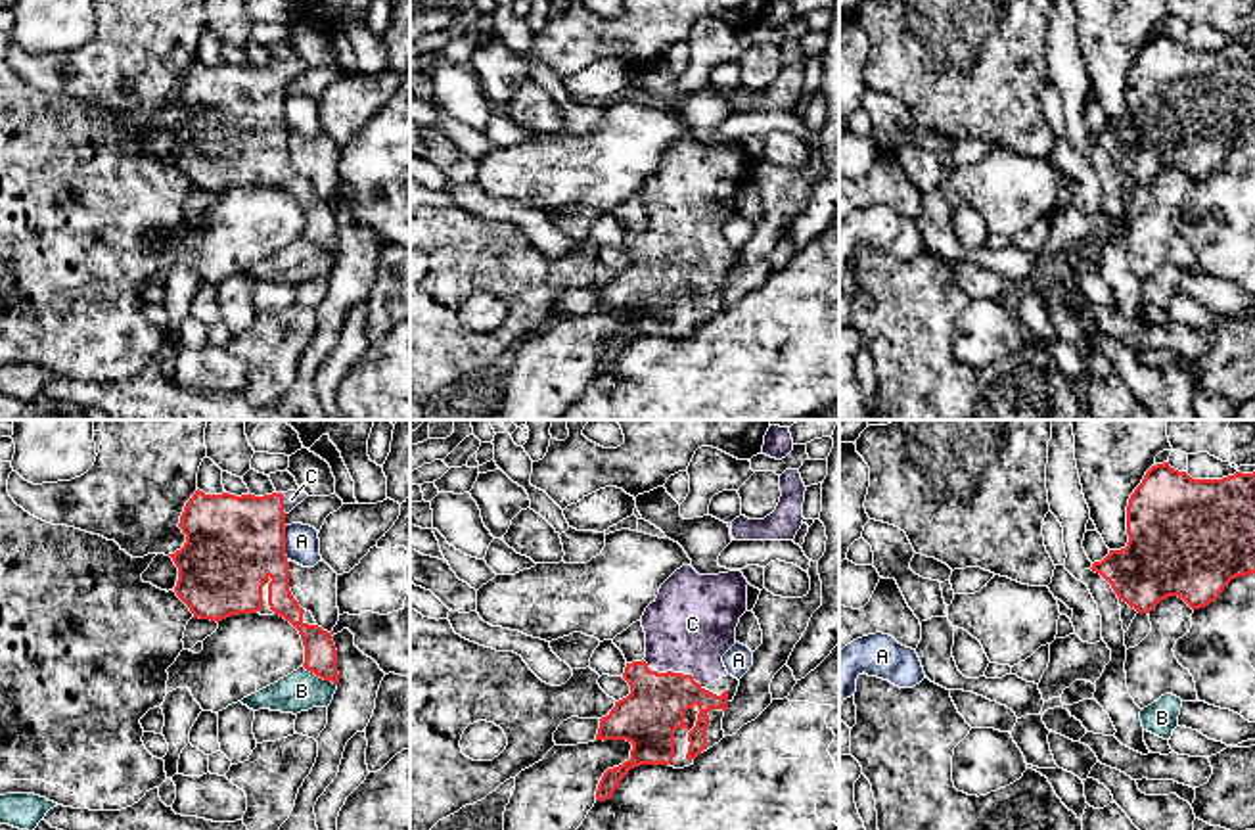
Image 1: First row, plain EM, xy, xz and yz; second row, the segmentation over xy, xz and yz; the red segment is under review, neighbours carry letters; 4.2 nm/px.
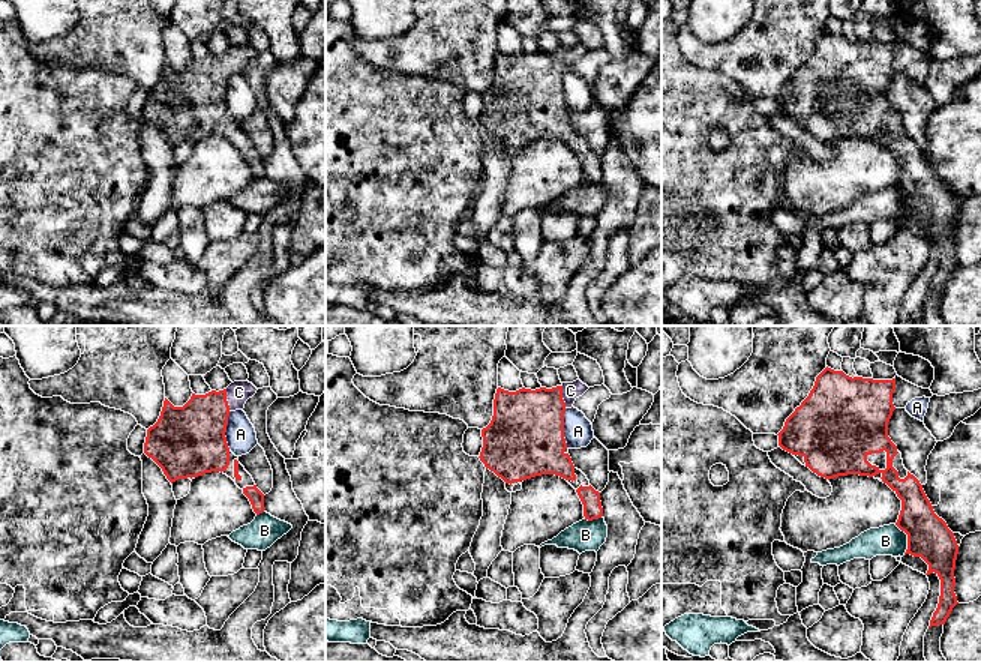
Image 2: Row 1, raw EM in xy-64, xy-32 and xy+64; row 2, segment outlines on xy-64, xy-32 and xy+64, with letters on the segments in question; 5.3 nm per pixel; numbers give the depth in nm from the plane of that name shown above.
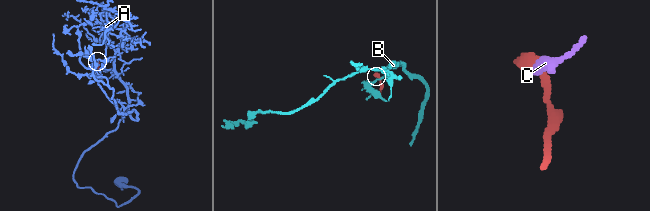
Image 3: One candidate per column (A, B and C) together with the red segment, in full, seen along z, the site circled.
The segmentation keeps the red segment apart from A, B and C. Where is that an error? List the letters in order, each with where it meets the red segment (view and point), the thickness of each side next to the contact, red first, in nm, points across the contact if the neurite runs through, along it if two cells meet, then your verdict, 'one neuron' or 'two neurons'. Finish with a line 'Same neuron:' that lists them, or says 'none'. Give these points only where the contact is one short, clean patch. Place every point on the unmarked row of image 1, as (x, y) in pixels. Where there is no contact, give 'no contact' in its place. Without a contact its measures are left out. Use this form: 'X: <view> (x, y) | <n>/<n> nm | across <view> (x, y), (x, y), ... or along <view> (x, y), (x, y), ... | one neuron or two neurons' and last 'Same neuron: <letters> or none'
A: xy (284, 114) | 400/140 nm | along xy (288, 96), (286, 129) | two neurons
B: xy (320, 248) | 140/170 nm | along xy (303, 236), (336, 255) | two neurons
C: xz (671, 242) | 260/360 nm | one neuron
Same neuron: C

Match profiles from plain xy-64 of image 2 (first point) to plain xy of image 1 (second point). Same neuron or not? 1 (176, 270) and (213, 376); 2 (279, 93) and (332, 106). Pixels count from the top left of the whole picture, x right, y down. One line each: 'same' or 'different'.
1: same
2: same

